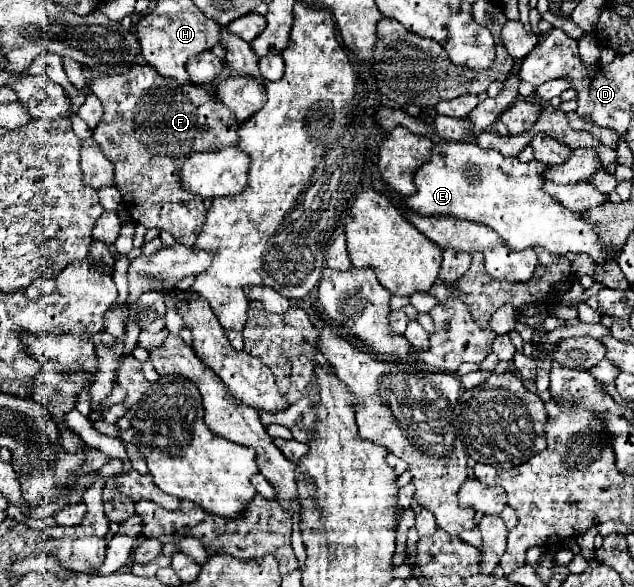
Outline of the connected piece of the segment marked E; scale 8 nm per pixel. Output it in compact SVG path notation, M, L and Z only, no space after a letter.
M444 141L442 143L442 147L438 145L438 153L436 151L432 151L432 155L430 155L430 159L422 165L422 167L418 167L416 169L416 173L414 173L414 185L416 185L416 193L414 195L410 195L410 197L404 197L404 205L410 209L410 211L414 211L414 213L418 213L418 215L424 215L424 217L454 217L454 219L468 219L468 221L476 221L476 223L484 223L484 225L488 225L490 229L494 229L500 237L502 237L502 241L506 243L506 245L510 245L510 249L514 249L514 251L522 251L522 249L528 249L528 247L544 247L548 253L556 253L556 255L566 255L566 253L586 253L586 255L590 255L596 263L606 263L608 259L606 259L606 251L602 249L602 243L600 243L600 239L596 237L596 233L594 233L594 229L592 229L592 225L586 225L582 219L580 219L580 213L572 213L572 211L564 211L560 205L558 205L558 201L554 201L550 195L546 195L546 193L542 193L542 183L544 183L544 177L542 177L542 173L546 171L546 165L542 165L540 161L528 161L528 163L522 163L518 157L504 157L504 155L500 155L498 151L492 151L492 149L482 149L482 147L478 147L476 143L464 143L464 141Z

